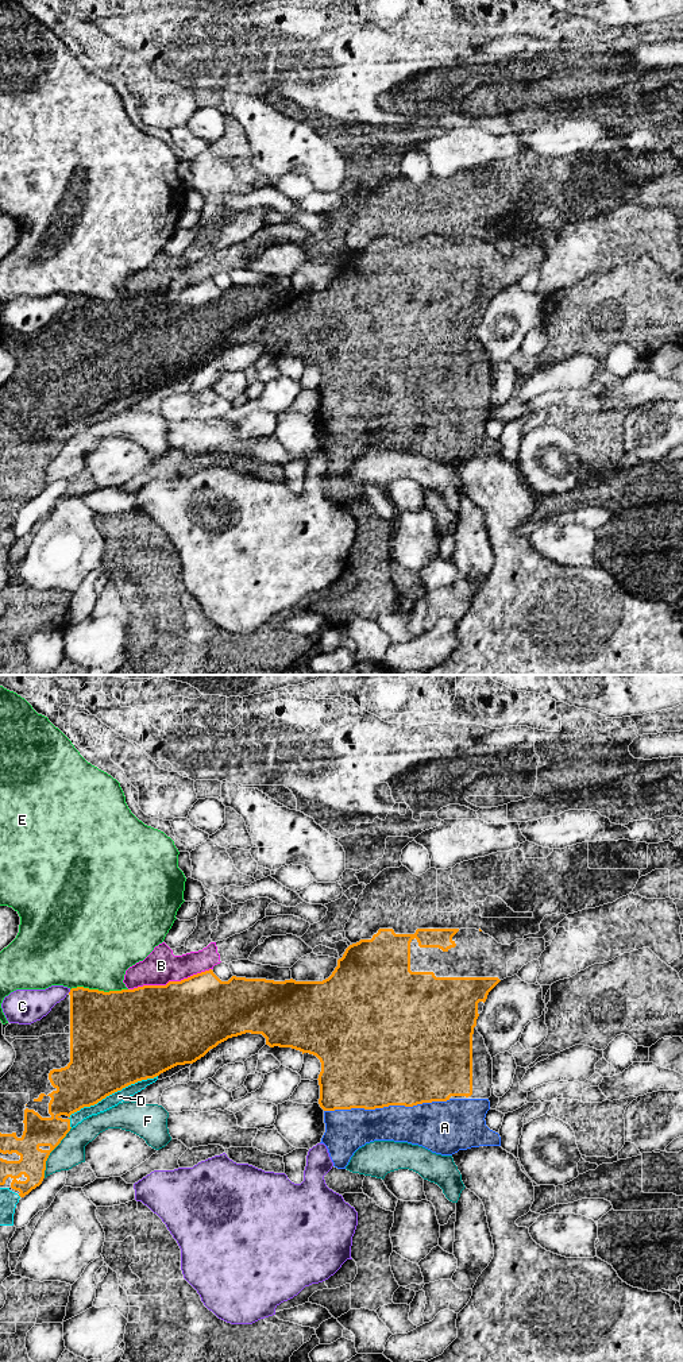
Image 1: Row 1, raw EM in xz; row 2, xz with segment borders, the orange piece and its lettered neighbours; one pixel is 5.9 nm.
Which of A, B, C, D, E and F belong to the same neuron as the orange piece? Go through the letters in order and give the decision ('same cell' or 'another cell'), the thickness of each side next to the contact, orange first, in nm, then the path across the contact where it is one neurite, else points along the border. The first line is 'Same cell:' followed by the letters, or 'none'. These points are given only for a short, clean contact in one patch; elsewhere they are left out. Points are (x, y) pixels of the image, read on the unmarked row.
Same cell: A, D
A: same cell; 500 nm thick on the orange side, 240 nm on the other
B: another cell; 480 nm thick on the orange side, 200 nm on the other
C: another cell; 360 nm thick on the orange side, 190 nm on the other
D: same cell; 460 nm thick on the orange side, 70 nm on the other
E: another cell; 460 nm thick on the orange side, 480 nm on the other
F: another cell; 180 nm thick on the orange side, 170 nm on the other

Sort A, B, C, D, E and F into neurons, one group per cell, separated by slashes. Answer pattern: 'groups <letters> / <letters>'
groups A D / B / C / E / F

